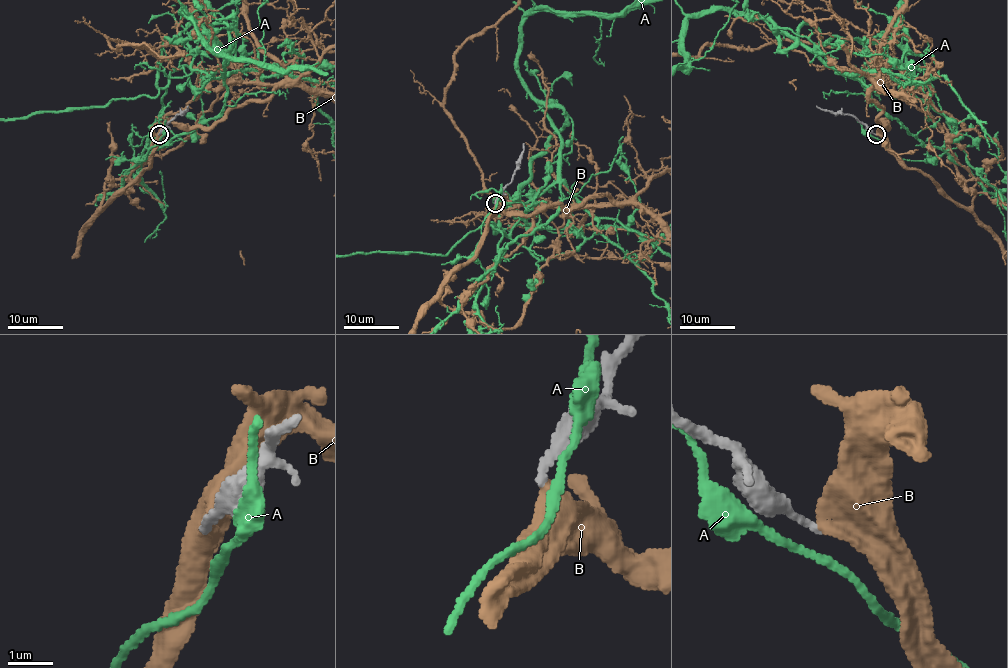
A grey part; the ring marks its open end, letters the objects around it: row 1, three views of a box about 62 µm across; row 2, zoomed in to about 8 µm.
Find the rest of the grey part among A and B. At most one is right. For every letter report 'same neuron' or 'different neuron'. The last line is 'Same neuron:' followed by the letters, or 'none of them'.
A: different neuron
B: different neuron
Same neuron: none of them

